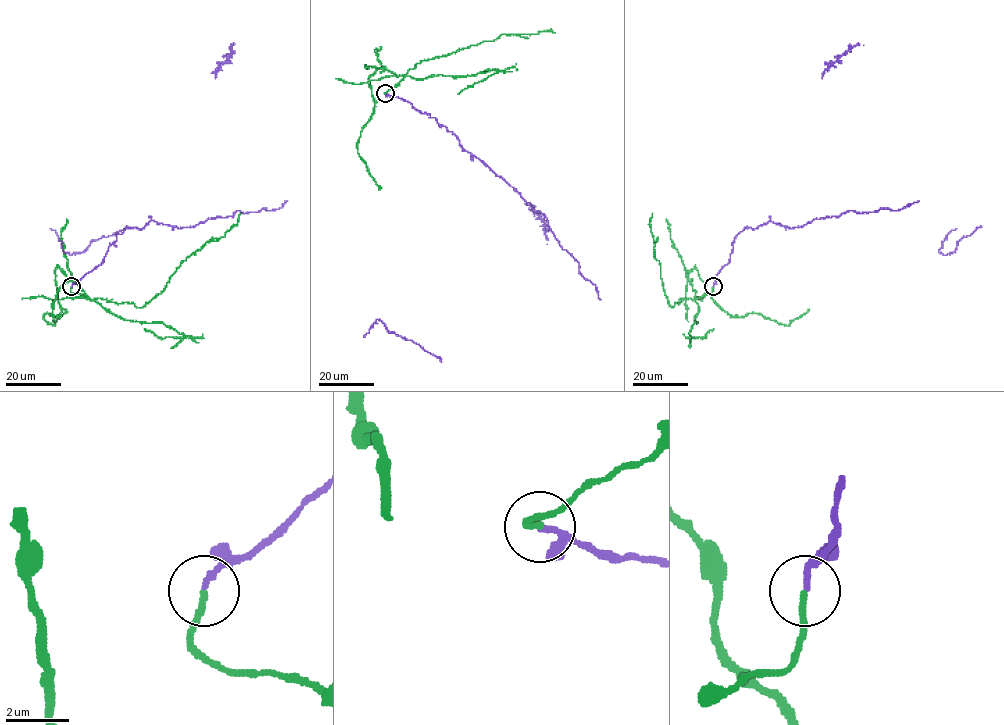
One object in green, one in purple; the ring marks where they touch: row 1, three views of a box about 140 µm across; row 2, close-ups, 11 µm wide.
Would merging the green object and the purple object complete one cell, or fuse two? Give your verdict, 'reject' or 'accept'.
reject

